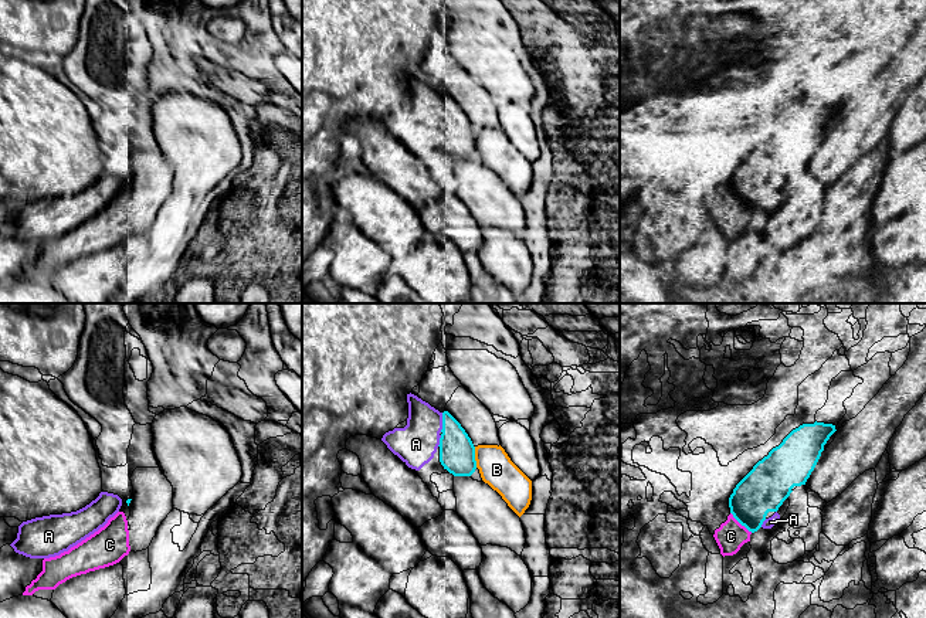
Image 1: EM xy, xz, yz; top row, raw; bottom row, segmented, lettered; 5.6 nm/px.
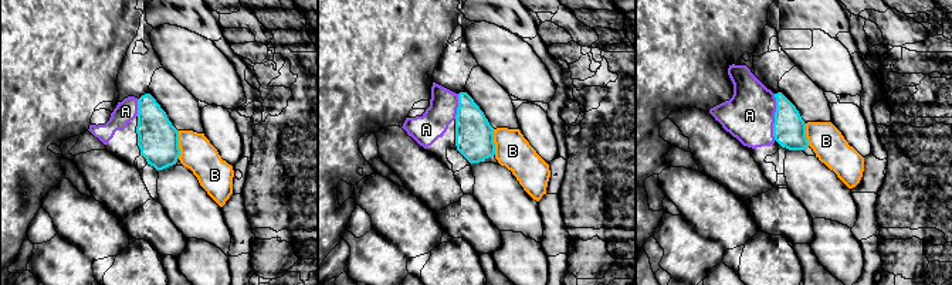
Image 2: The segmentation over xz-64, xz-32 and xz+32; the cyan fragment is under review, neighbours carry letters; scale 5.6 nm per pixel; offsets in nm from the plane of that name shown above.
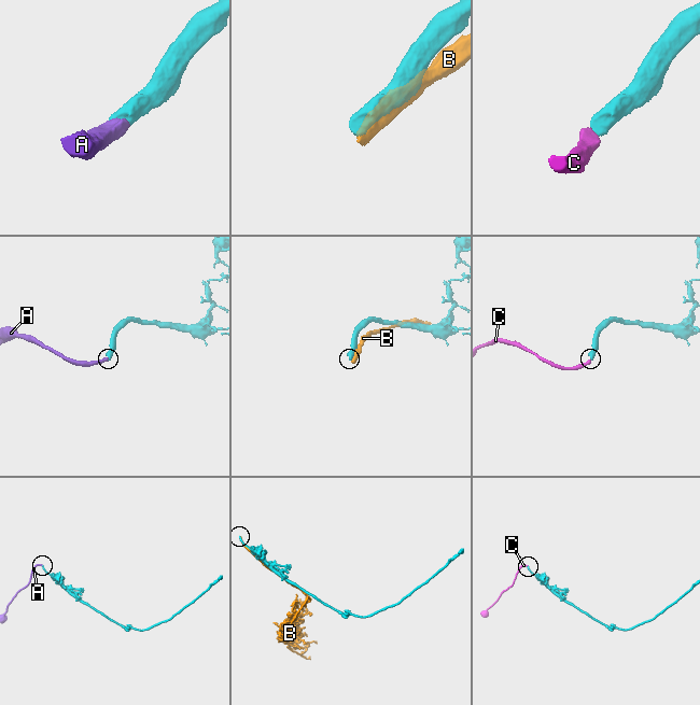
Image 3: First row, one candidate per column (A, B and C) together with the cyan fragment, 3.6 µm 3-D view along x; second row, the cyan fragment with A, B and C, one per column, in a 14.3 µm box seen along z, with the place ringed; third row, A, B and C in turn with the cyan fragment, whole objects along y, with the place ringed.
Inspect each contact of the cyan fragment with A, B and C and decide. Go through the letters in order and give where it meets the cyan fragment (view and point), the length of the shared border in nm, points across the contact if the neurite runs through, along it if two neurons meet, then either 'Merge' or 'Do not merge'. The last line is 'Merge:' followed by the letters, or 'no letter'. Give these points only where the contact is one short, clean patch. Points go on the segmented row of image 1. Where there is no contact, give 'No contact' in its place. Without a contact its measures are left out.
A: Touches cyan at xz (443, 423). Shared border 110 nm. Path across: xz (457, 452), (454, 435), (443, 423), (416, 444). Merge
B: Touches cyan at xz (474, 457). Shared border 120 nm. Do not merge
C: Touches cyan at yz (740, 523). Shared border 170 nm. Boundary: yz (731, 512), (752, 532). Do not merge
Merge: A

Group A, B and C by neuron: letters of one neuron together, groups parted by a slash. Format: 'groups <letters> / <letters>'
groups A / B / C

